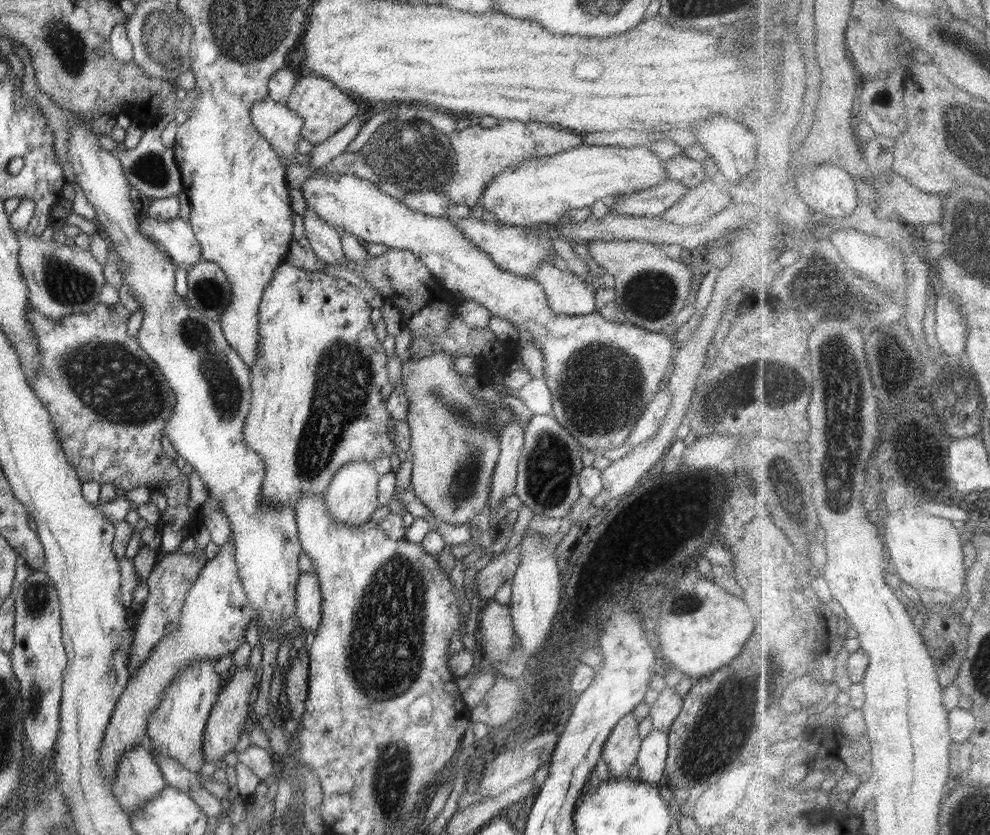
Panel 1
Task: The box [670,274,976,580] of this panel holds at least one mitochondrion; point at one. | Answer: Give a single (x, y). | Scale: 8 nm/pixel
(848, 399)

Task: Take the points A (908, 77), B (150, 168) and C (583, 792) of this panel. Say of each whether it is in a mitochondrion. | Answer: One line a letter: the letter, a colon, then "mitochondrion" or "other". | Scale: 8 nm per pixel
A: other
B: mitochondrion
C: other

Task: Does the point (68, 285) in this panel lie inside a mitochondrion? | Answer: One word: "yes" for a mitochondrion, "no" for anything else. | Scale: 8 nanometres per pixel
yes

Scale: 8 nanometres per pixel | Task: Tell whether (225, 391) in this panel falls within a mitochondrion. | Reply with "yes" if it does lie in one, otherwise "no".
yes

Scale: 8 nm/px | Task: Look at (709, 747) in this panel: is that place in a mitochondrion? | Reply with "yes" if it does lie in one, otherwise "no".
yes

